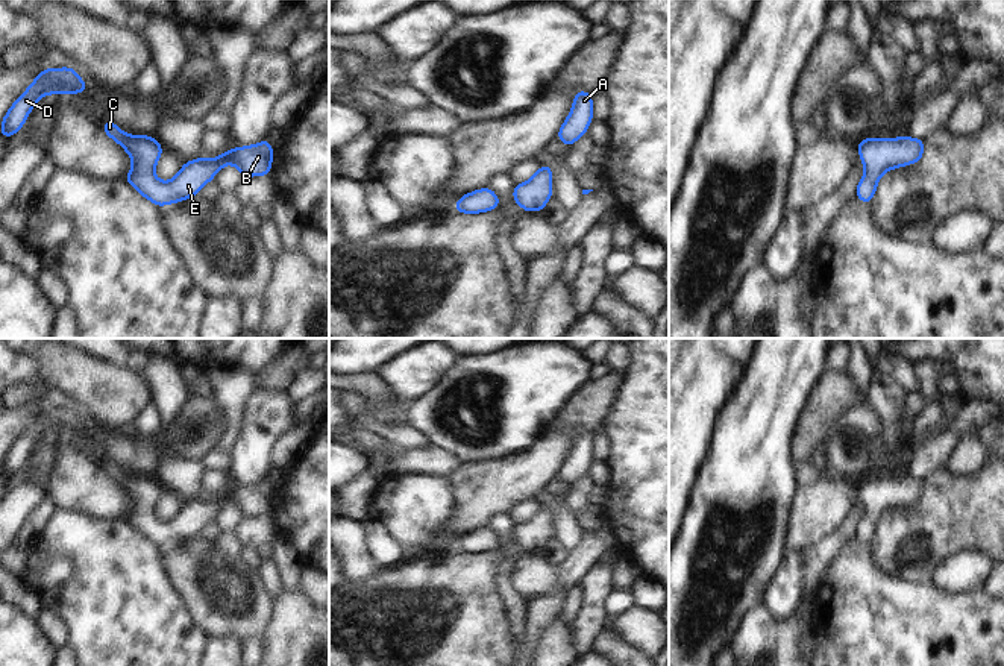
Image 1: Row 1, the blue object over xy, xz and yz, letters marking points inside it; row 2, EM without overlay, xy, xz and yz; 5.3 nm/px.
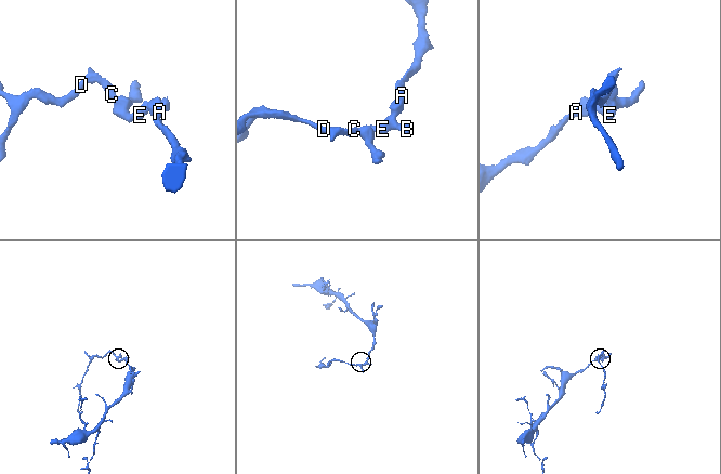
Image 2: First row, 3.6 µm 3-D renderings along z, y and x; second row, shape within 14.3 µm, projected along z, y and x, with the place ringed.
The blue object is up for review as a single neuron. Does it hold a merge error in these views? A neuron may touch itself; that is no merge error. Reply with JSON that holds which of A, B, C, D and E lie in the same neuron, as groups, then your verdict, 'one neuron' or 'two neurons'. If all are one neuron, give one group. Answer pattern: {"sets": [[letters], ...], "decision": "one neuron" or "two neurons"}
{"sets": [["A", "B", "C", "D", "E"]], "decision": "one neuron"}

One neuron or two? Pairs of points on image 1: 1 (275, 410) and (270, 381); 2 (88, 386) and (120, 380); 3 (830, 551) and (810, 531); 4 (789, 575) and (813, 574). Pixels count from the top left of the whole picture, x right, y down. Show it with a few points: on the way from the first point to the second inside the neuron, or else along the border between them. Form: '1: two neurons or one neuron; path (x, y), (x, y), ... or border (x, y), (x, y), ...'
1: two neurons; border (257, 383), (282, 392)
2: one neuron; path (96, 386), (112, 386)
3: two neurons; border (848, 519), (837, 530), (801, 552)
4: two neurons; border (800, 552), (804, 592)

